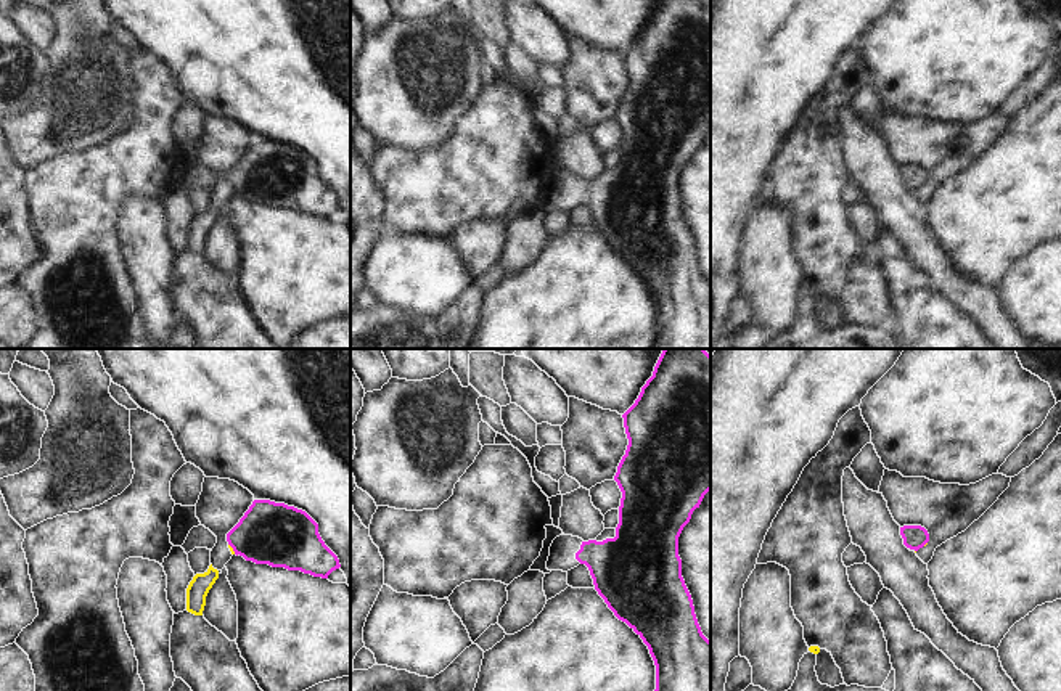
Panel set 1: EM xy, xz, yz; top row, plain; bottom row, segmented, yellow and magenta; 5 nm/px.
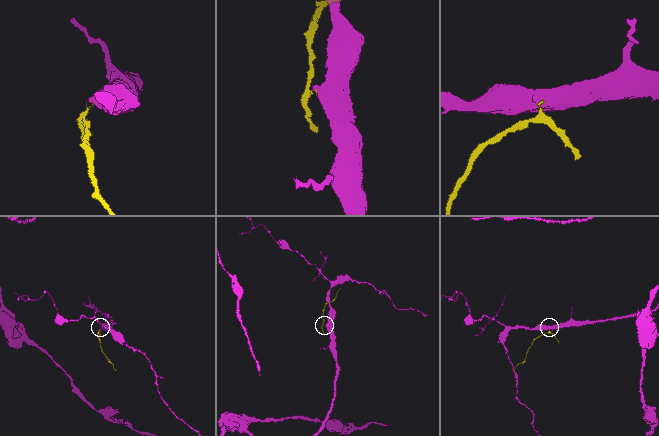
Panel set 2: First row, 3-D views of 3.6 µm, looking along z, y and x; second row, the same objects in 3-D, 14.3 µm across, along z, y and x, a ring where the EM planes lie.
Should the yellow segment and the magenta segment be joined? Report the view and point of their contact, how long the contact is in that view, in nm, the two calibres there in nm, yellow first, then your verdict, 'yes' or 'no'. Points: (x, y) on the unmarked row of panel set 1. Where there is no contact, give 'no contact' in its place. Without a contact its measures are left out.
contact xy (232, 188); length 70 nm; calibres 20 and 320 nm; no

